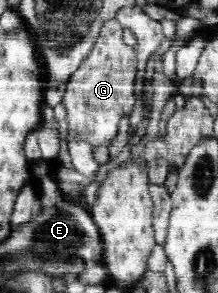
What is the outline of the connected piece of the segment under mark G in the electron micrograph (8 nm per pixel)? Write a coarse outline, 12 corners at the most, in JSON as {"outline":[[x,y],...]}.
{"outline":[[105,21],[63,95],[68,139],[116,138],[135,103],[136,54]]}

